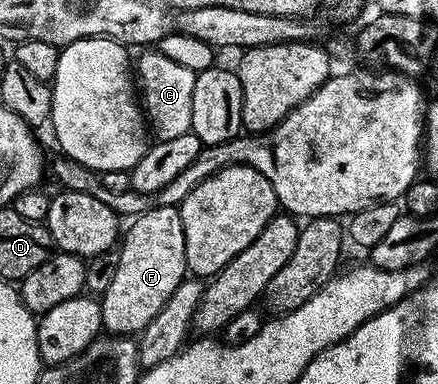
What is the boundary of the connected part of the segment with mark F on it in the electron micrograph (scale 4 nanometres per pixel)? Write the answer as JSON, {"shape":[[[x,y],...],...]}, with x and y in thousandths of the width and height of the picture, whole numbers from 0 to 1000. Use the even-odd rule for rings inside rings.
{"shape":[[[349,539],[288,589],[267,656],[267,708],[249,758],[231,776],[235,852],[253,872],[317,872],[358,826],[406,742],[429,719],[422,674],[422,602],[406,542]]]}

